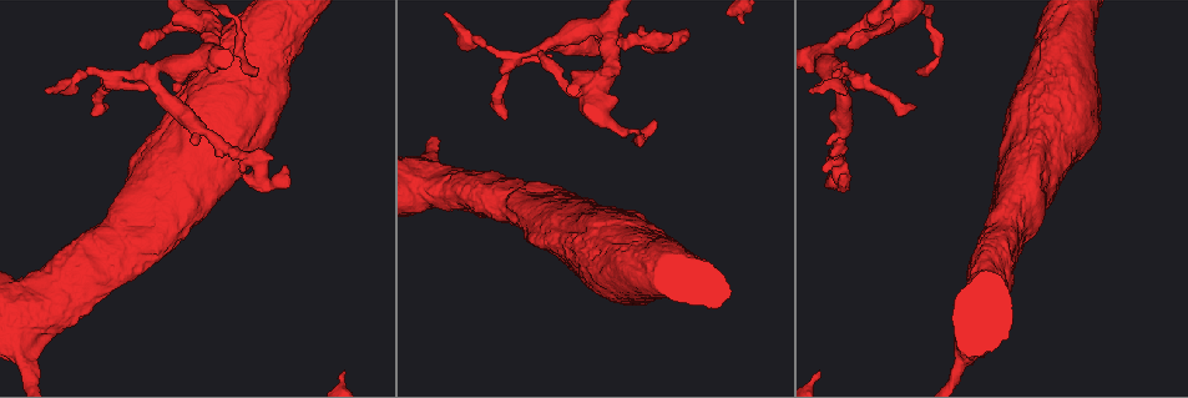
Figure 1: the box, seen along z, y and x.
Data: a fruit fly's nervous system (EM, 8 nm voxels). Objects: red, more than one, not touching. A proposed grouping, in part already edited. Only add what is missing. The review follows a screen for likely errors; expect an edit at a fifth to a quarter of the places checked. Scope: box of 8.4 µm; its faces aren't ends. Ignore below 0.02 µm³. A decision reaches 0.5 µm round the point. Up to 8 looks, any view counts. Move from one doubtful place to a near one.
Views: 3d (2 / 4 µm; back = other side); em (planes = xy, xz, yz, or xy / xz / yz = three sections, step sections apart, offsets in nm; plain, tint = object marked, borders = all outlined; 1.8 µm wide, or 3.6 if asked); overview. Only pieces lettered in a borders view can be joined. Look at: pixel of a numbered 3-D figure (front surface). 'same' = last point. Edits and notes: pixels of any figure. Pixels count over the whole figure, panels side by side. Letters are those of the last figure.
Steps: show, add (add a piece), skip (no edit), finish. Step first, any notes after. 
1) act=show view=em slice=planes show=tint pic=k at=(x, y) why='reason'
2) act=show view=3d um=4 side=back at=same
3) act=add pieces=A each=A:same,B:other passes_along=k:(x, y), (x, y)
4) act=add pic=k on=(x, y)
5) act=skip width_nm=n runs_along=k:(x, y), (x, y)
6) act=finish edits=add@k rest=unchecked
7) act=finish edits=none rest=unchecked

act=show view=em slice=planes show=borders pic=1 at=(255, 75) why='long arm stops here'

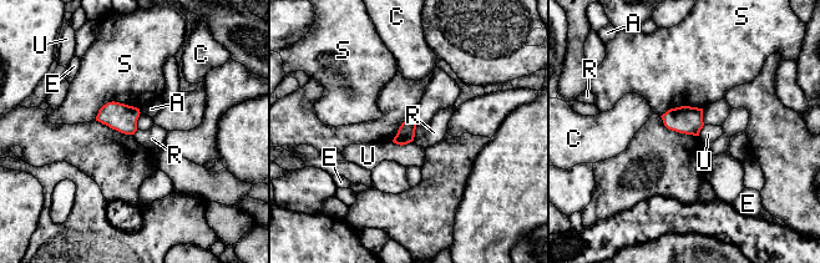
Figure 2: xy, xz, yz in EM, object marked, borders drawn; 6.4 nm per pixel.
act=skip width_nm=120 each=A:other,C:other,E:other,R:other,S:other,U:other found='no lettered piece goes on from it'

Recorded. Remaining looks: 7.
act=show view=em slice=planes show=tint pic=1 at=(599, 89) why='sharp bend'

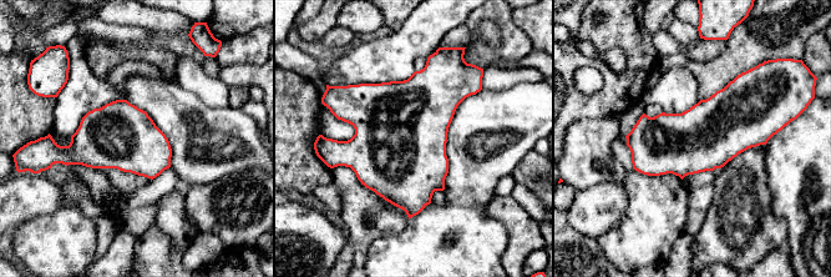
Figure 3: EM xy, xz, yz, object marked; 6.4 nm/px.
act=show view=em slice=planes show=borders at=same

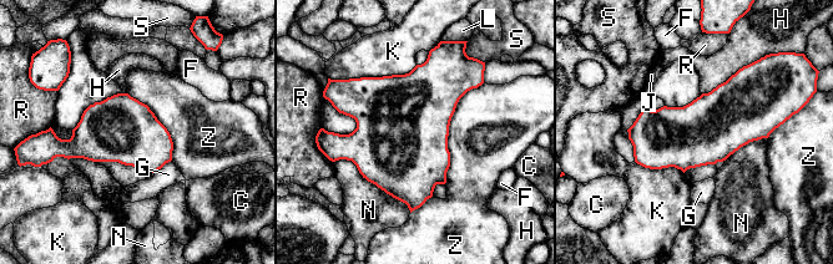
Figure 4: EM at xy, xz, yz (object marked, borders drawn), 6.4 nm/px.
act=skip longest_contact=Z:700nm each=C:other,F:other,G:other,H:other,J:other,K:other,L:other,N:other,R:other,S:other,Z:other found='none of them fits'

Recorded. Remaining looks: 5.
act=show view=3d um=2 pic=1 at=(150, 74) why='side arm on a straight run'

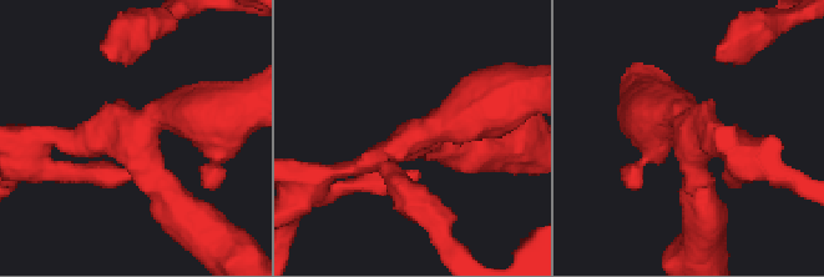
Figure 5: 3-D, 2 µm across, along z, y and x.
act=show view=em slice=xy step=8 show=tint pic=5 at=(135, 140)

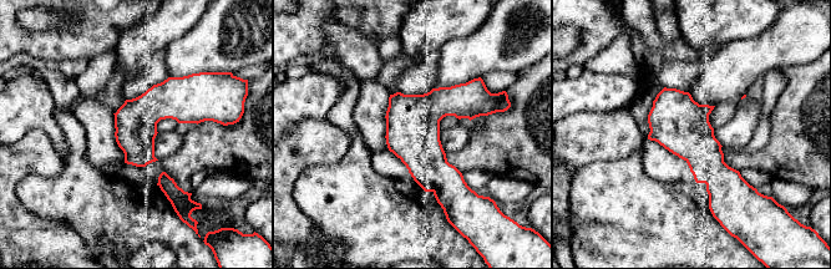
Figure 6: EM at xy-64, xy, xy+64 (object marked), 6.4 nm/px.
act=show view=em slice=planes show=borders at=same

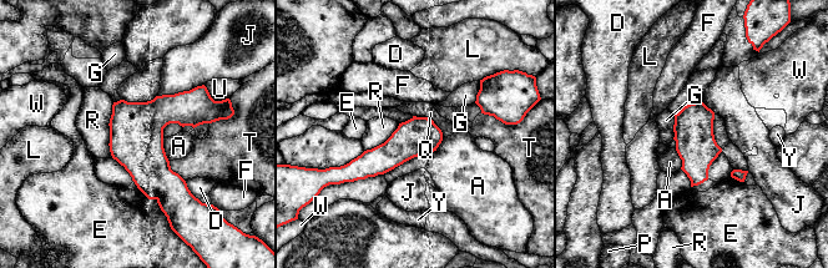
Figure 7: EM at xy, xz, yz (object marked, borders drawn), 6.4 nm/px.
act=skip each=A:other,D:other,E:other,F:other,G:other,J:other,L:other,P:other,Q:other,R:other,T:other,U:other,W:other,Y:other found='none of them fits'

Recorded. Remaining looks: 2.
act=finish edits=none rest=unchecked

